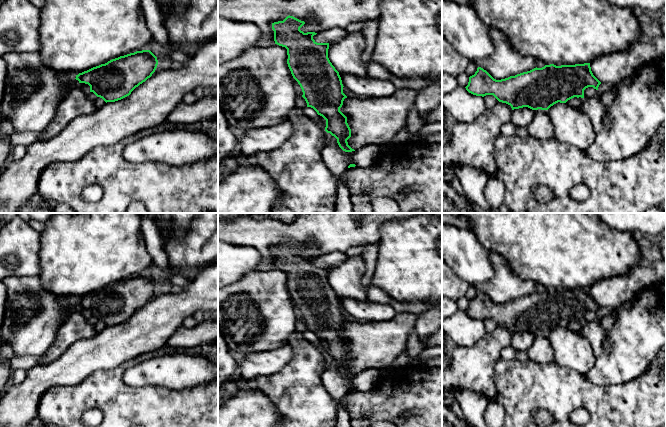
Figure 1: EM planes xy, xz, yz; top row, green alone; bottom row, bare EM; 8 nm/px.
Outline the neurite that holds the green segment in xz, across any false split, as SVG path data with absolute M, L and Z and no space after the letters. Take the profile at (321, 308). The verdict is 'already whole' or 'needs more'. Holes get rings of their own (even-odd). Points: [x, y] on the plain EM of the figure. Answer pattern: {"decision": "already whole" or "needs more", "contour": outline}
{"decision": "already whole", "contour": "M287 240L283 245L272 247L275 268L287 273L287 288L293 302L300 309L307 327L318 339L326 344L325 355L337 363L339 371L345 376L355 375L347 364L351 361L351 353L347 341L340 335L343 325L347 320L343 317L343 308L339 296L328 282L329 267L317 267L313 260L317 257L304 257L300 252L305 248L293 240Z"}

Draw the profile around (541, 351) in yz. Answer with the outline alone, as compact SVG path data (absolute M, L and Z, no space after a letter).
M536 334L532 346L527 351L528 359L540 364L554 361L554 351L546 335Z

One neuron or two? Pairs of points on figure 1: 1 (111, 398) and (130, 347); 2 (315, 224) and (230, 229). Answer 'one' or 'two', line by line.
1: two
2: one

